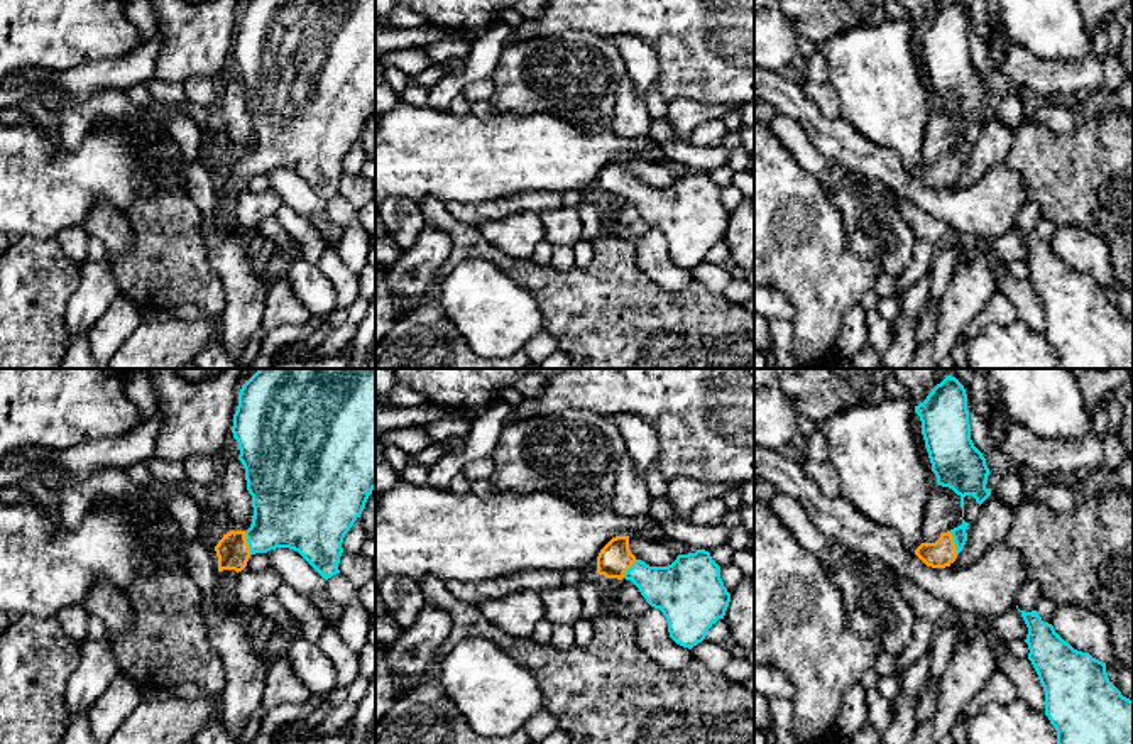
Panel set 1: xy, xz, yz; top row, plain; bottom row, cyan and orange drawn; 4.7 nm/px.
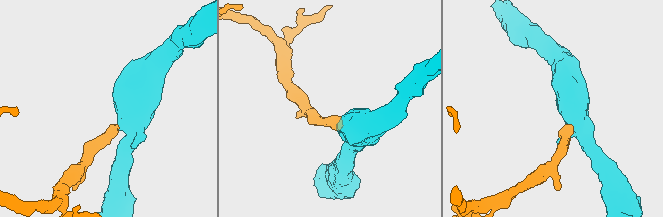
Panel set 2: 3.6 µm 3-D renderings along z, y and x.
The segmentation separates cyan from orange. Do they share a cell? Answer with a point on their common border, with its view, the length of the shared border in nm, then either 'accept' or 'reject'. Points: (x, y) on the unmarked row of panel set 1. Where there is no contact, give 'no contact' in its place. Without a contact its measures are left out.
meets cyan in xy at (247, 163); contact 120 nm long; accept

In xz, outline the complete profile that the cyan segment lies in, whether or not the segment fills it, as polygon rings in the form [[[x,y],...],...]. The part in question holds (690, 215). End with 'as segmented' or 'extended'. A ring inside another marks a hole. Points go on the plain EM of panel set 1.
[[[616,157],[600,171],[597,194],[631,201],[646,223],[663,233],[670,259],[688,271],[724,240],[731,223],[720,188],[705,171],[678,176],[668,188],[649,188],[631,174],[629,157]]]; extended

